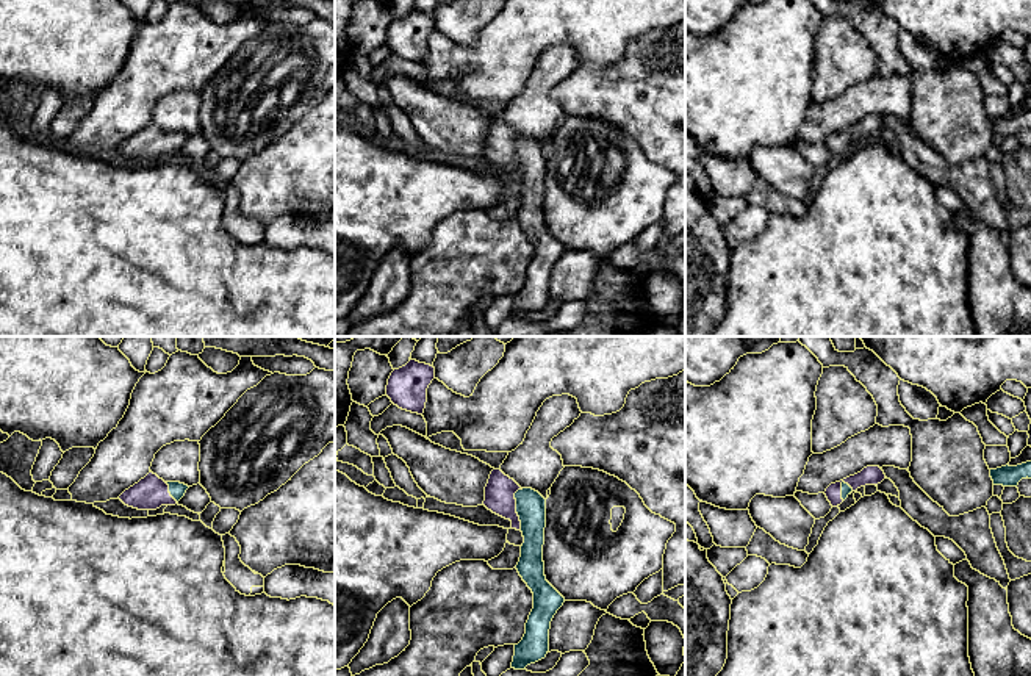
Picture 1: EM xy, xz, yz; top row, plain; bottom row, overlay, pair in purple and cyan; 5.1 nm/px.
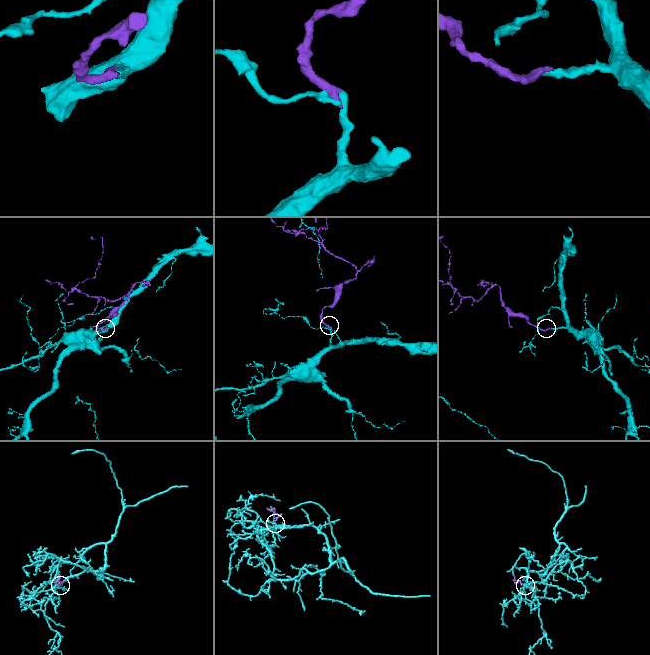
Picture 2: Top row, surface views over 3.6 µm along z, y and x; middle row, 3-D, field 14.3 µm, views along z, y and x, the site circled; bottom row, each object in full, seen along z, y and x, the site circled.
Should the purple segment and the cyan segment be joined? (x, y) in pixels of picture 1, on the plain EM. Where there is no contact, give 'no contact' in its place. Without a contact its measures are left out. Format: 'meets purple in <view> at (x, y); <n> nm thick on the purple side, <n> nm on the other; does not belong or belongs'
meets purple in xz at (515, 158); 160 nm thick on the purple side, 160 nm on the other; belongs

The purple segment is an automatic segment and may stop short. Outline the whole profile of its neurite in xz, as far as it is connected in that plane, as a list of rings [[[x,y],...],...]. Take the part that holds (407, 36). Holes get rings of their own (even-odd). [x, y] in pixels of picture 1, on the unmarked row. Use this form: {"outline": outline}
{"outline": [[[410,8],[405,16],[391,22],[386,45],[399,58],[422,64],[427,52],[427,38],[433,28],[433,16]]]}

